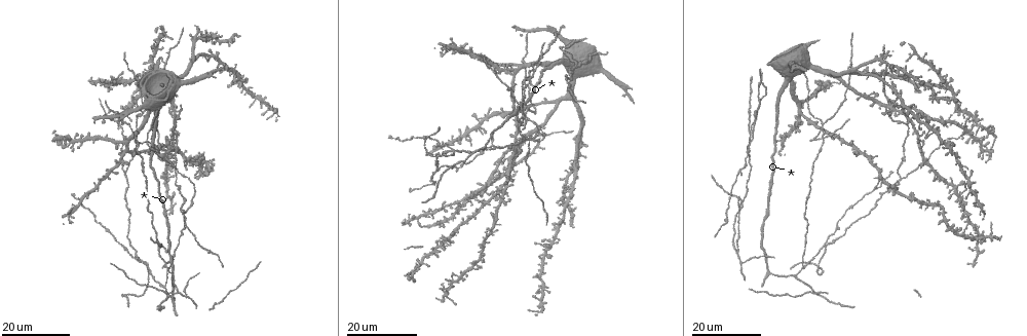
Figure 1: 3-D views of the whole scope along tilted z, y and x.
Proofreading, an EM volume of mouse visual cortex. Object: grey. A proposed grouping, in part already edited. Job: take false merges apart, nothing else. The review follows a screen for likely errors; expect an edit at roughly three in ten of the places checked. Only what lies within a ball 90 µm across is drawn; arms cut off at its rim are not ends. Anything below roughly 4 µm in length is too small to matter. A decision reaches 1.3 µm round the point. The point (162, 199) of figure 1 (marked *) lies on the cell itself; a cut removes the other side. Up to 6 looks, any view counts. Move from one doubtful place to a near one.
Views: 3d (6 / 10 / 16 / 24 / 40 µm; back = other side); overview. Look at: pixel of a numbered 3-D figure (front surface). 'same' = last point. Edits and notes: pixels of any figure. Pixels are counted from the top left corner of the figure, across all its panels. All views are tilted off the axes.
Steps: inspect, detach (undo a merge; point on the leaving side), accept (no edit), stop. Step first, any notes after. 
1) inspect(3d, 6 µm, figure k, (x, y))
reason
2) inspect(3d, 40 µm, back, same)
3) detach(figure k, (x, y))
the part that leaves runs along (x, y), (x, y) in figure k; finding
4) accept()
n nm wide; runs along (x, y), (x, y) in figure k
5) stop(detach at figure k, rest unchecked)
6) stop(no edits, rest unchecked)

inspect(3d, 16 µm, figure 1, (802, 270))
three-way junction

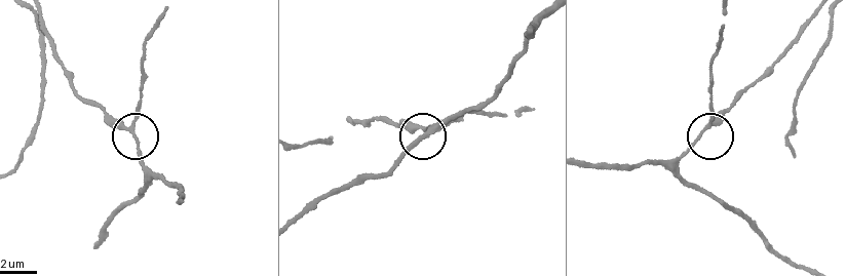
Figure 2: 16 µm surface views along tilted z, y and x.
inspect(3d, 10 µm, figure 2, (419, 126))

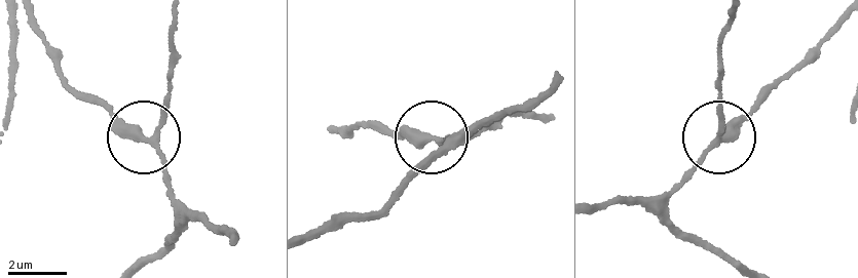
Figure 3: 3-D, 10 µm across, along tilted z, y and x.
accept()
side arm 94 µm; runs along (592, 204), (665, 190), (706, 153), (721, 120), (717, 65) in figure 3; one cell here

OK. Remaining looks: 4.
inspect(3d, 16 µm, figure 1, (125, 195))
thin neck

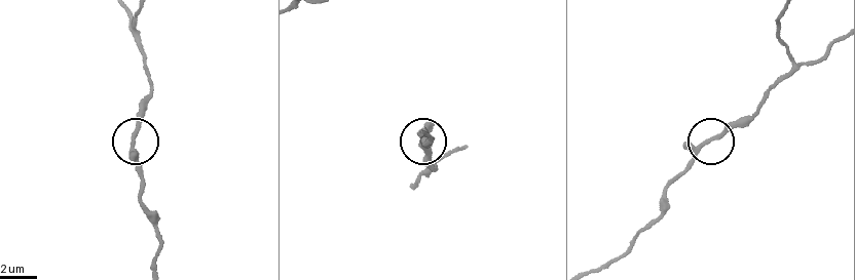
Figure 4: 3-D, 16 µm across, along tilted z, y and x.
inspect(3d, 10 µm, figure 4, (133, 139))
closer look

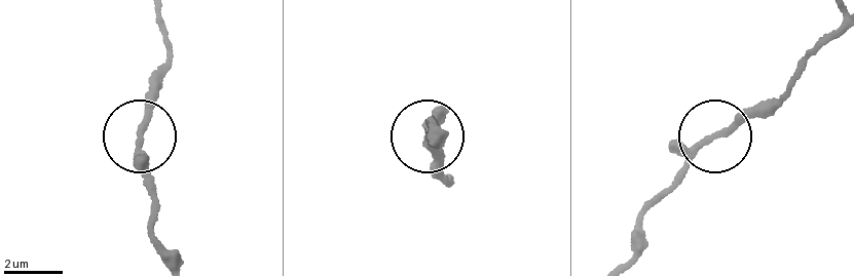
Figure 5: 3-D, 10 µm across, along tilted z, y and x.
inspect(3d, 10 µm, back, figure 5, (712, 134))
from behind

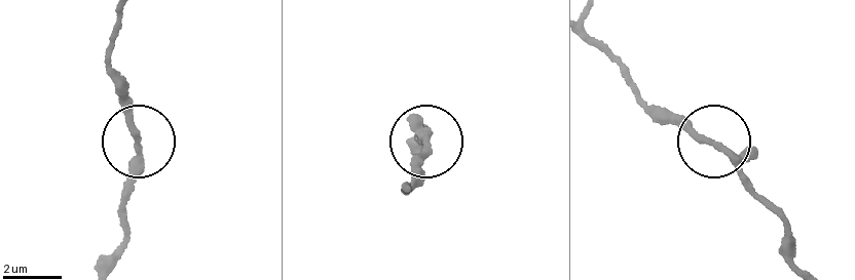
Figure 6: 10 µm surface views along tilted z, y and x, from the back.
accept()
runs along (797, 268), (785, 220), (744, 169), (662, 106) in figure 6; continuous, no second cell

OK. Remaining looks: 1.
stop(no edits, rest unchecked)

